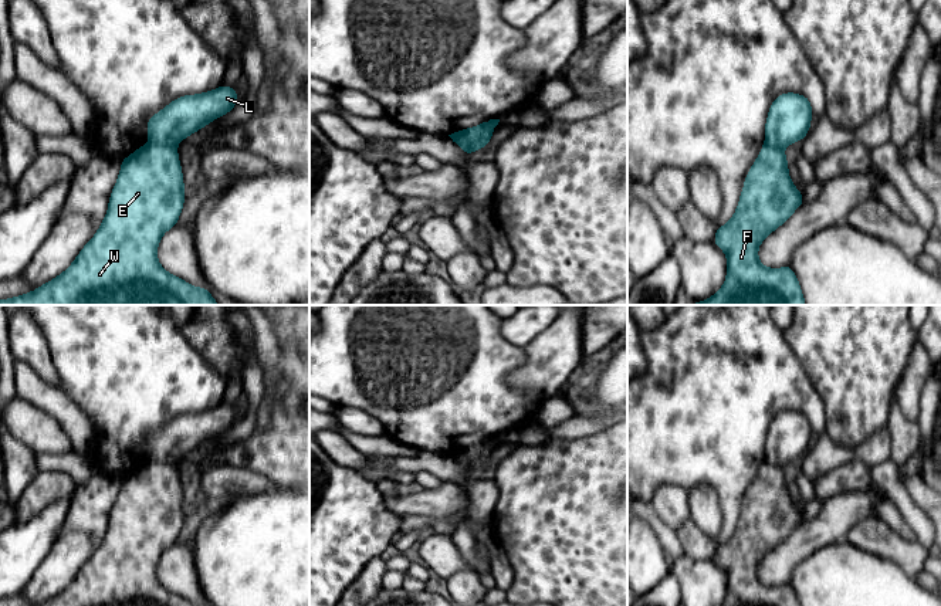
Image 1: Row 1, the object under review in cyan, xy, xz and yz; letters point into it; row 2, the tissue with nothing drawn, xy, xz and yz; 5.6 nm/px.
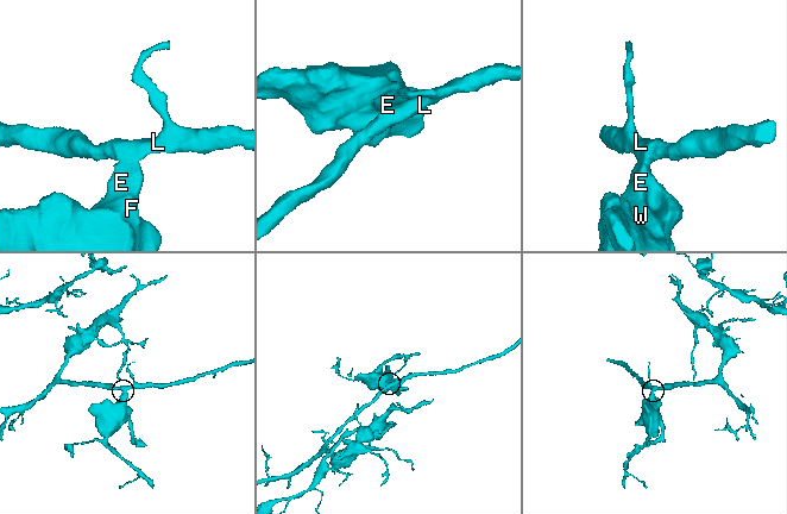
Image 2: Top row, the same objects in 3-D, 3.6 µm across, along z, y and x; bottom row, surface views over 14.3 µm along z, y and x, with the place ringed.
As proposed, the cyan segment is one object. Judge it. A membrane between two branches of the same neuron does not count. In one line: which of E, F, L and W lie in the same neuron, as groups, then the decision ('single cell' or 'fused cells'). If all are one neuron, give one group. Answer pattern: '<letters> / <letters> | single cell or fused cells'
E F W / L | fused cells

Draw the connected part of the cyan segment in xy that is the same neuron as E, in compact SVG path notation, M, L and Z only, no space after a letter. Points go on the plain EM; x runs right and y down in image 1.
M148 461L121 478L108 529L95 553L58 595L38 606L197 606L167 590L158 579L162 553L179 541L186 507L177 467Z

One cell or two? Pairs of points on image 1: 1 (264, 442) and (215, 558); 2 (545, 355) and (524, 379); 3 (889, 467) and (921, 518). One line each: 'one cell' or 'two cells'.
1: two cells
2: one cell
3: one cell

